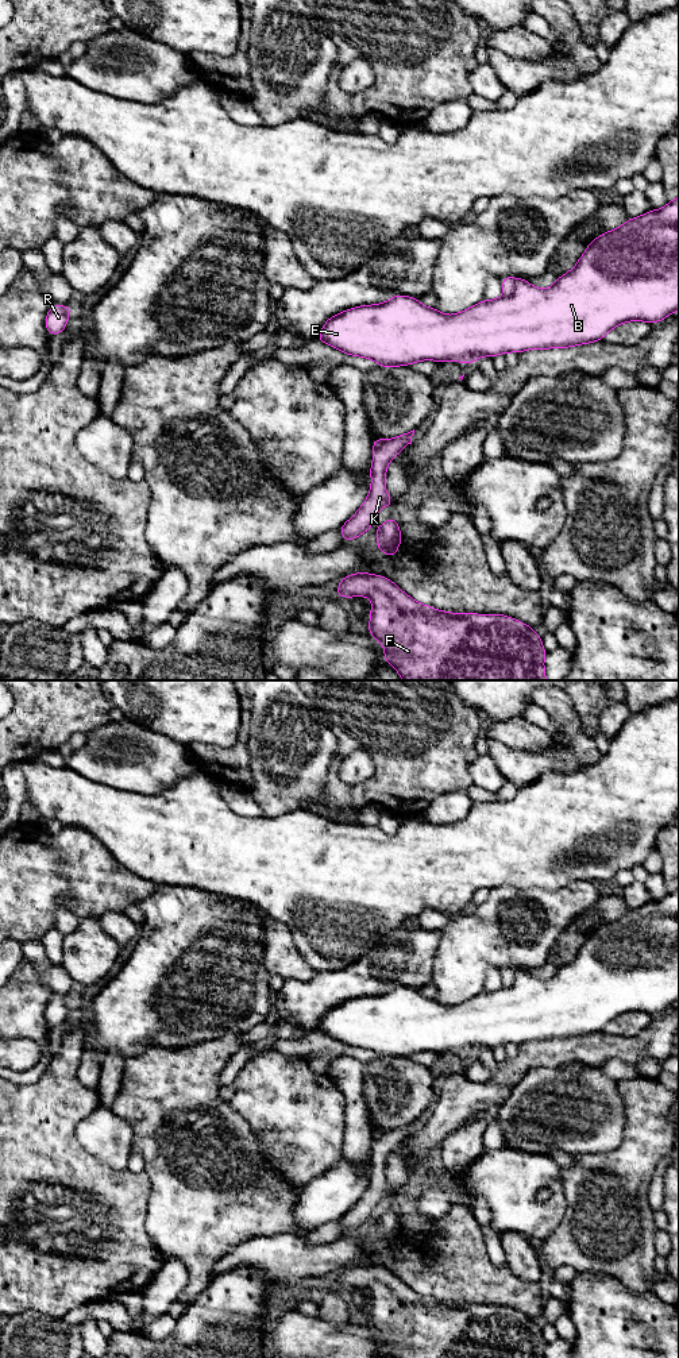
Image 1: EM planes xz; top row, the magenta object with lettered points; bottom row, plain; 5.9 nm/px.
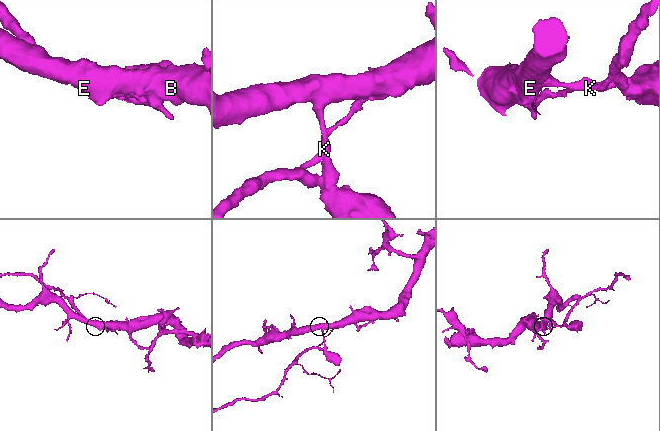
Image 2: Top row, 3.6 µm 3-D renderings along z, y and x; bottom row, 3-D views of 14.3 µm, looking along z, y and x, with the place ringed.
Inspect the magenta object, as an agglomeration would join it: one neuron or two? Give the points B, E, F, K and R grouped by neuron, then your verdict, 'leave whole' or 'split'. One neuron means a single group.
B E R / F K; split

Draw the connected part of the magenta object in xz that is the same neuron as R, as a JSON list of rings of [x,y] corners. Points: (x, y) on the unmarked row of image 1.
[[[67,996],[50,998],[45,1010],[45,1018],[50,1025],[50,1027],[55,1027],[66,1021],[66,1015],[72,1000],[73,998],[67,998]]]

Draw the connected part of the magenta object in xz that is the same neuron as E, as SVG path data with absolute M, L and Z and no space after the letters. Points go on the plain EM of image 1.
M679 887L661 900L628 910L613 922L591 931L576 956L545 980L535 979L525 969L518 969L512 987L482 991L468 1000L444 1006L404 985L396 985L386 994L360 996L329 1008L316 1031L347 1046L369 1049L379 1058L409 1057L421 1052L474 1054L481 1048L521 1045L526 1041L568 1039L603 1031L605 1026L626 1014L663 1012L679 1000Z

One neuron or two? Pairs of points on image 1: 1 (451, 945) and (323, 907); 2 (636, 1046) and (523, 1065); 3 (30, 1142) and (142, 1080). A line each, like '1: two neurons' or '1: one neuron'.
1: two neurons
2: one neuron
3: two neurons

